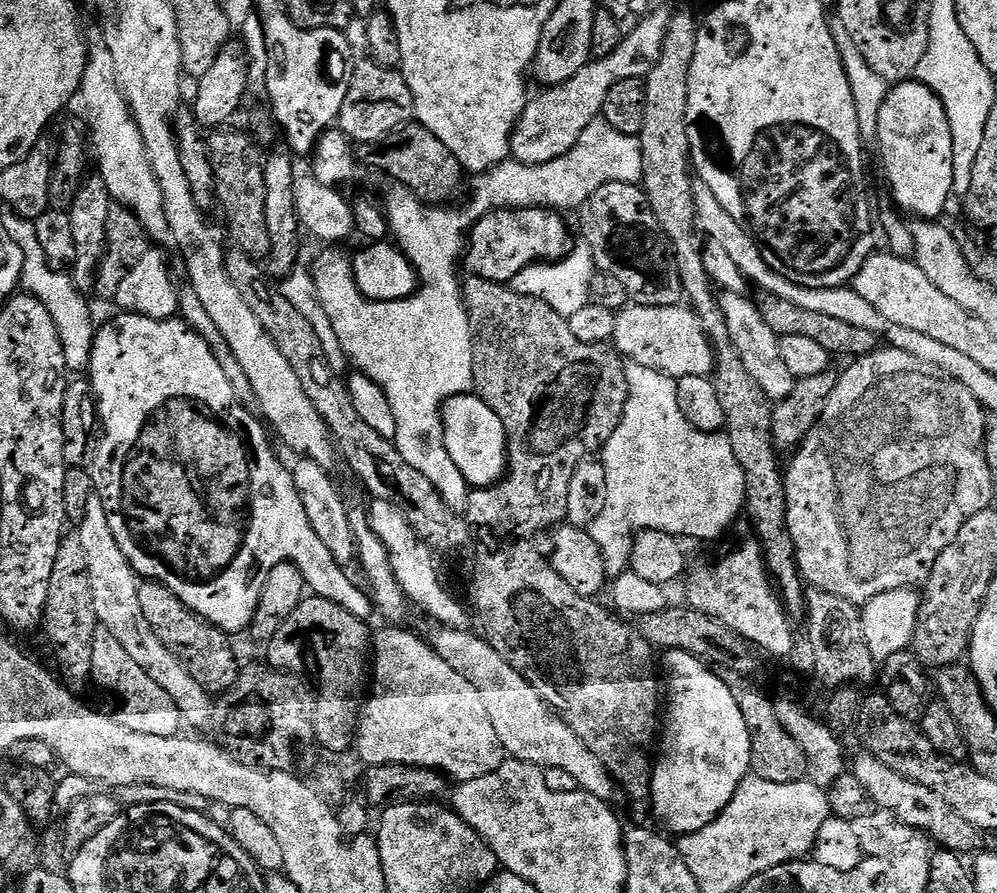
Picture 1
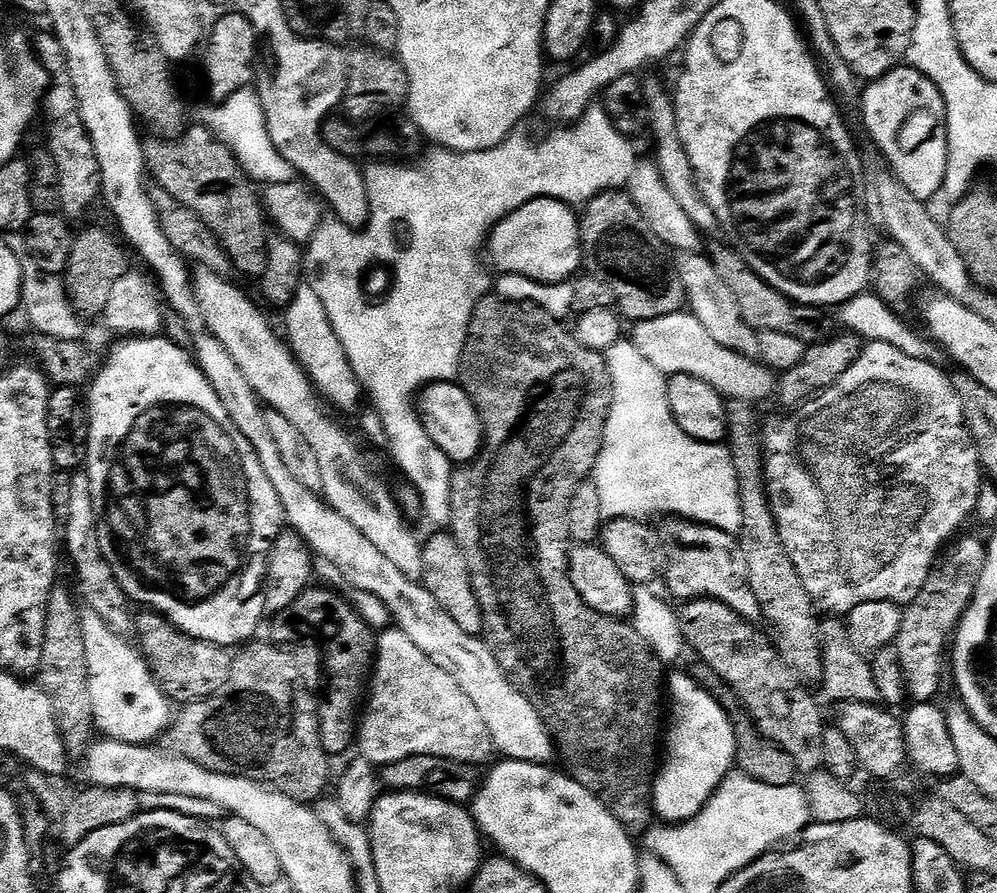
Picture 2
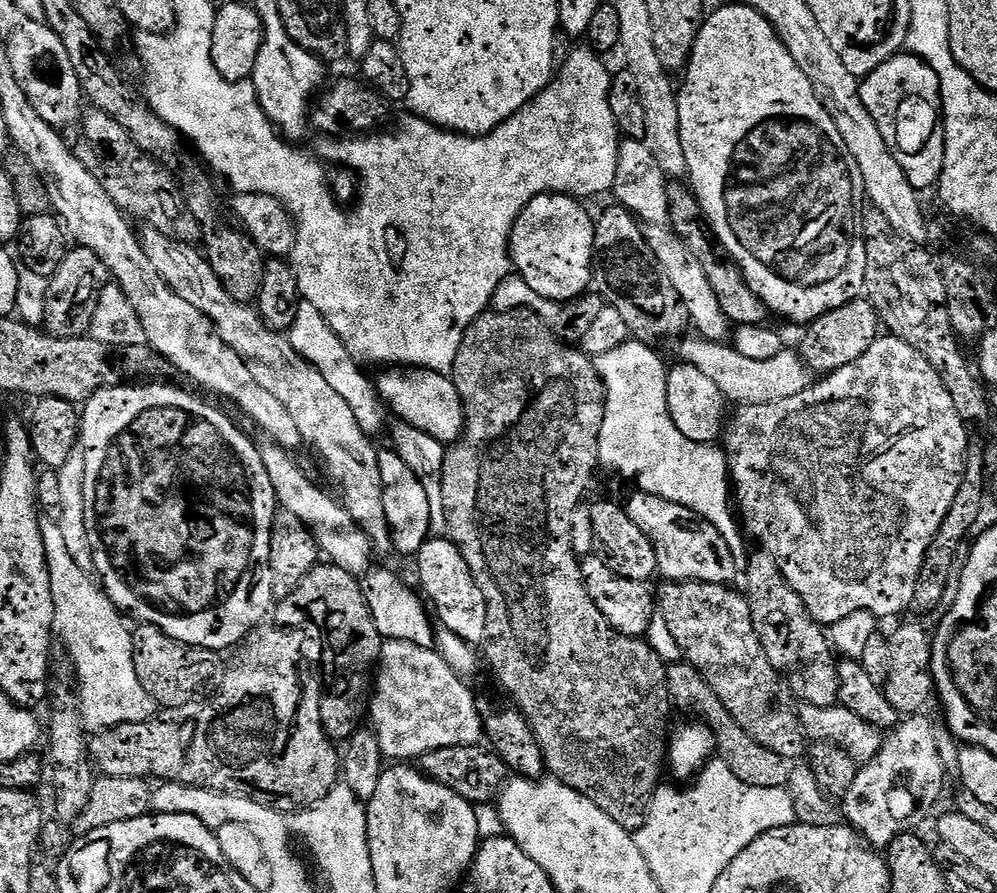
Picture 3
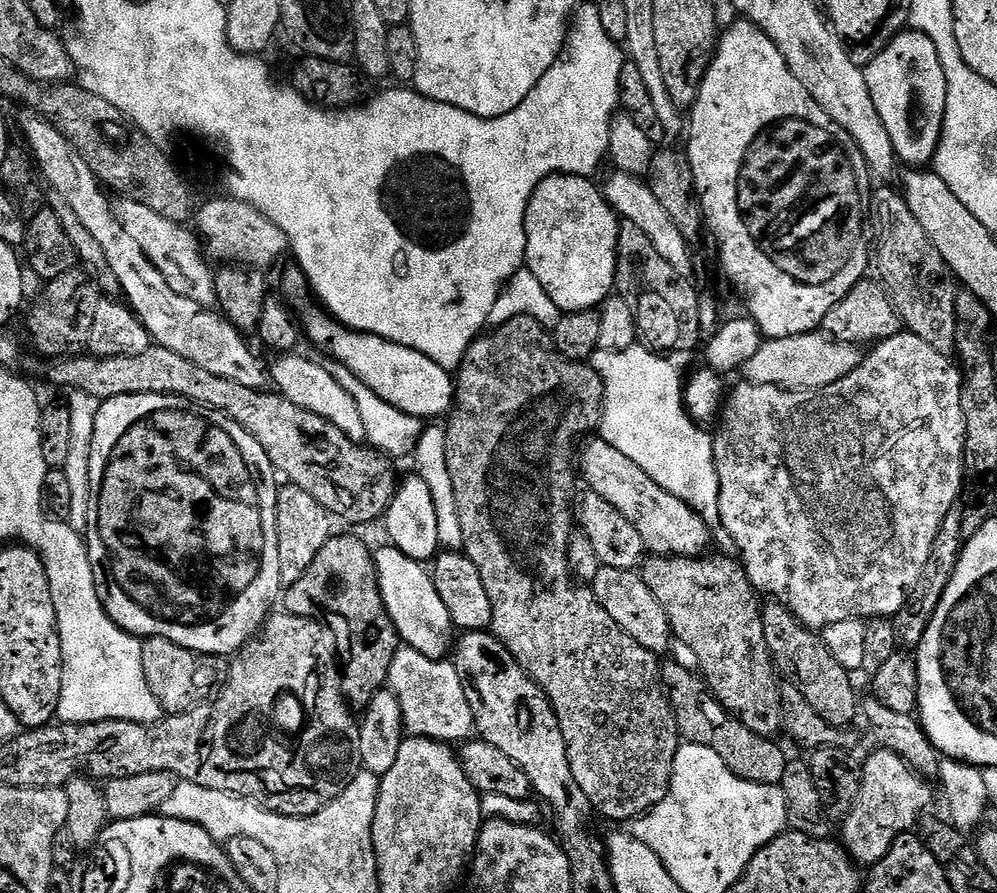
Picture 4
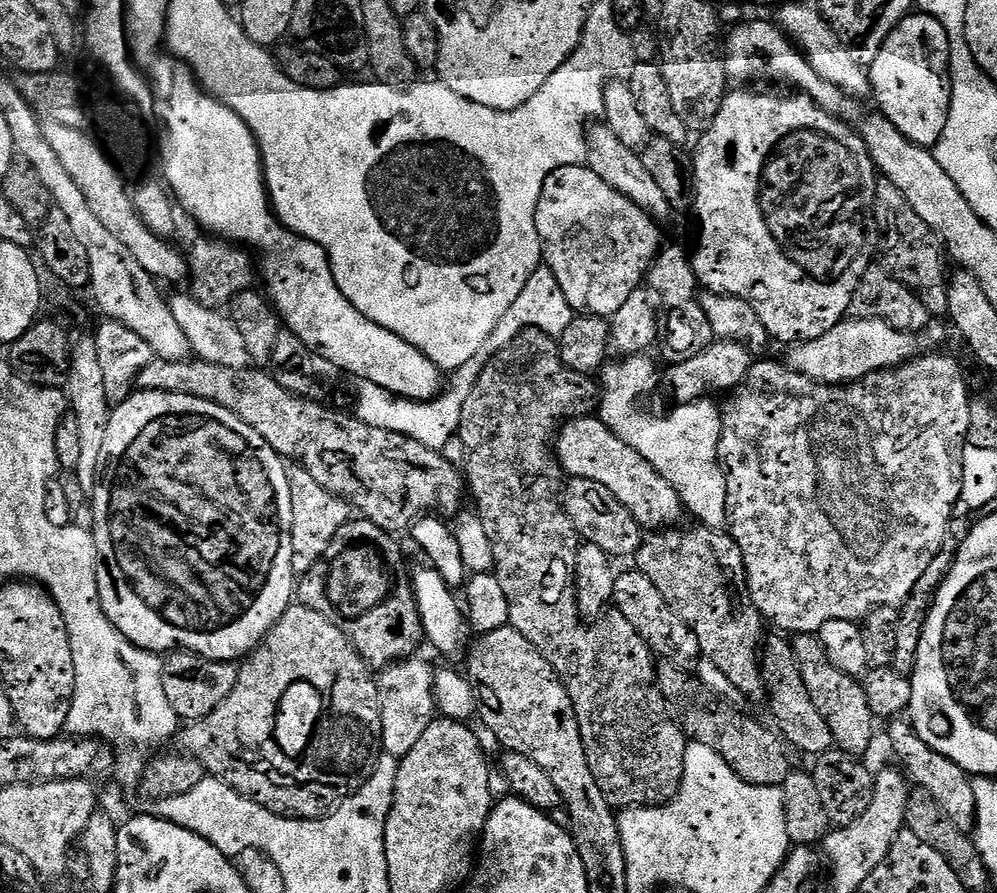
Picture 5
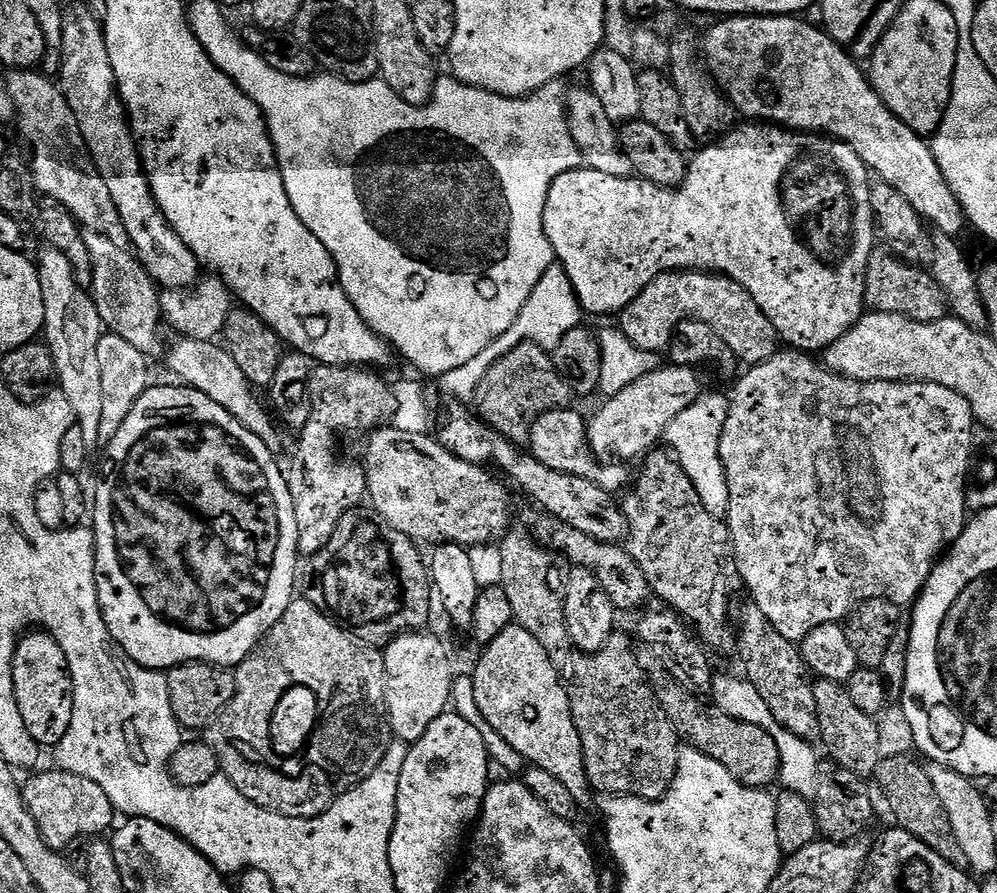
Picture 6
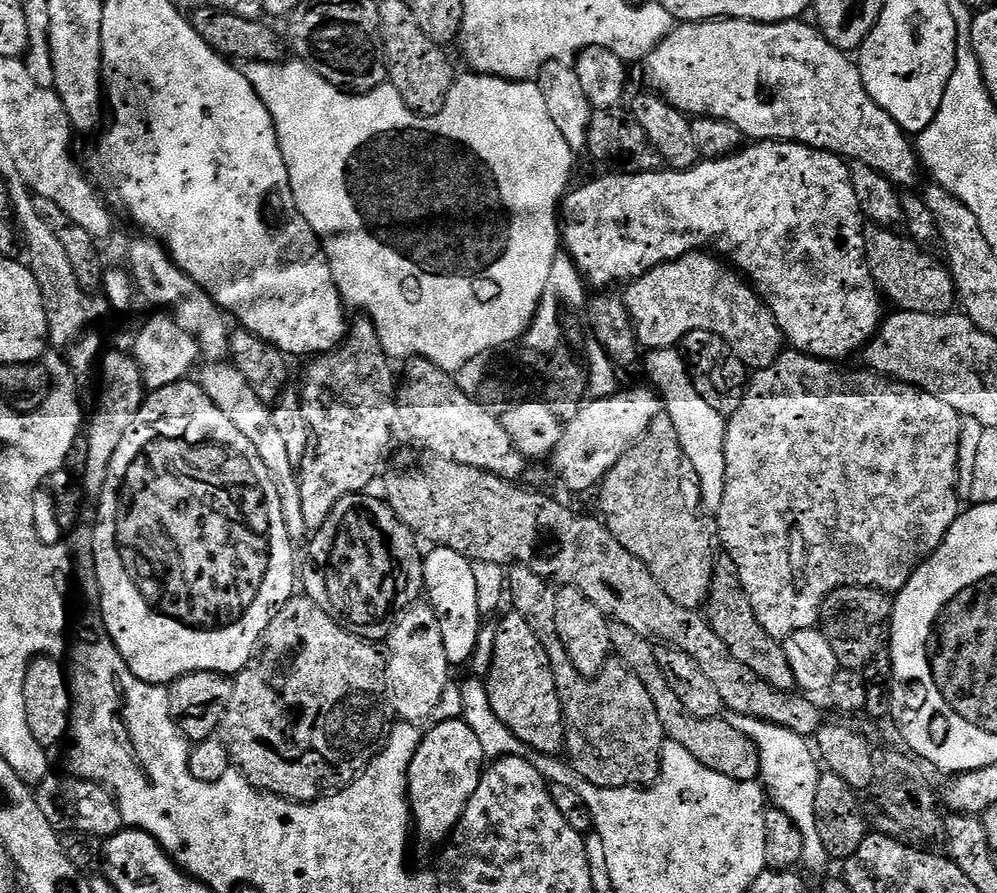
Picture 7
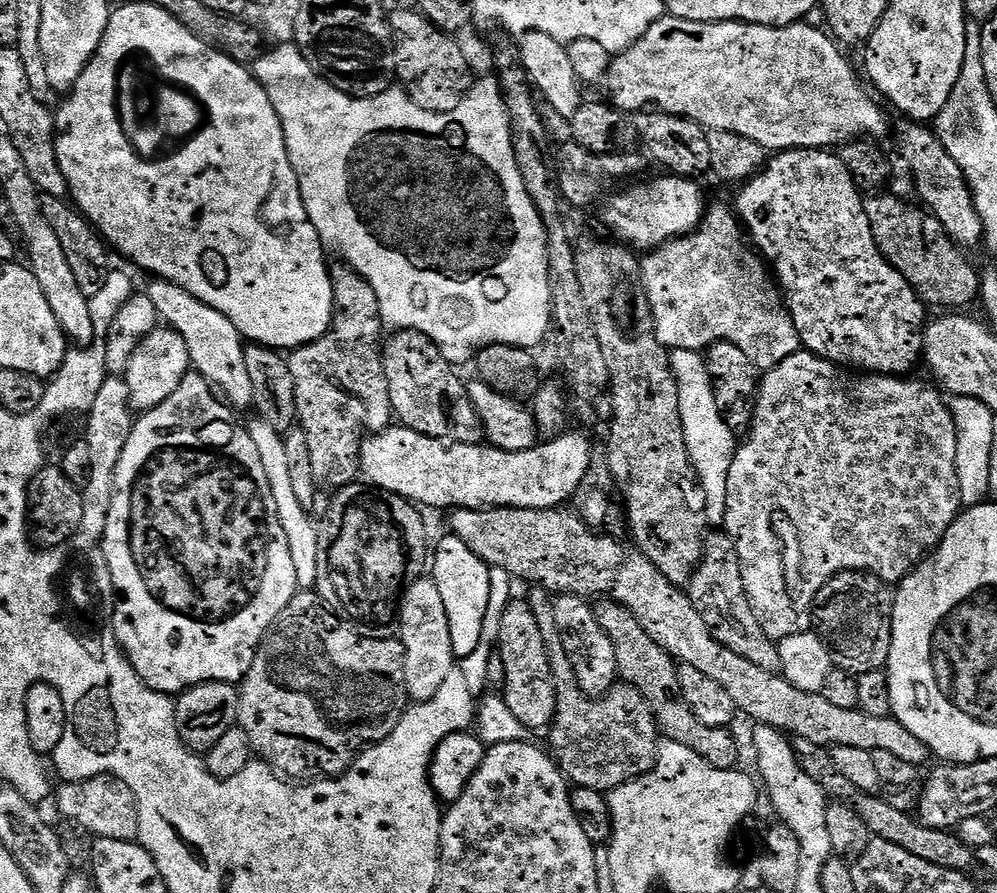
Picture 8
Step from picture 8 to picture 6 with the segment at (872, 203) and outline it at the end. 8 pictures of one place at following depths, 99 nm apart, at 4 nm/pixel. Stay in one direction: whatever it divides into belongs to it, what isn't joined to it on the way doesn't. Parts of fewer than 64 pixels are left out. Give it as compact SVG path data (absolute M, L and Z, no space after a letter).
M887 250L873 251L864 275L864 302L871 311L902 314L918 322L938 322L949 315L938 282L923 267L908 263Z

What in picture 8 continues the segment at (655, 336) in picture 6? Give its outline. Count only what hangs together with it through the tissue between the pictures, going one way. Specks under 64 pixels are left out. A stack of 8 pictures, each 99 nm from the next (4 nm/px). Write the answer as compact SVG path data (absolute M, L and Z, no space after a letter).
M711 205L694 231L679 240L668 240L645 256L640 260L640 277L654 318L654 334L664 348L703 353L725 340L738 346L757 370L778 366L801 351L800 335L773 273L746 239L745 229L729 205Z

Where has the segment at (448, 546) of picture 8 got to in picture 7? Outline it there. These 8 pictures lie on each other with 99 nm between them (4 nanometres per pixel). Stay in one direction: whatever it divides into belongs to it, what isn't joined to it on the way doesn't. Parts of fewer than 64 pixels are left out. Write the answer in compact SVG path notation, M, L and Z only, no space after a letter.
M433 547L425 555L424 585L426 596L438 614L449 665L469 663L474 655L484 617L479 611L478 588L473 563L449 547Z

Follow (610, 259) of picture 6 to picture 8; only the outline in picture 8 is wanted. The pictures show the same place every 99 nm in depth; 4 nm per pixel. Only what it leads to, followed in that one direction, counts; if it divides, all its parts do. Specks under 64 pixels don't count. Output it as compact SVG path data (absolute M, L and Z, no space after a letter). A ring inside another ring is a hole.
M792 148L788 152L777 152L760 169L760 173L747 181L737 192L740 193L736 196L734 211L741 225L746 229L747 239L751 241L757 253L763 257L774 273L774 279L783 295L784 303L788 305L788 313L791 314L794 326L800 335L801 345L807 351L821 356L823 360L831 360L837 366L847 366L849 369L859 370L864 374L907 377L911 373L908 371L916 363L919 365L922 360L926 305L912 289L910 282L906 282L906 278L902 278L902 274L898 274L898 270L894 270L894 266L890 266L890 262L880 252L880 247L876 244L872 233L870 218L864 209L864 196L855 178L848 173L844 163L840 161L839 155L818 148ZM671 174L660 175L664 176L649 184L636 184L625 192L617 191L603 205L605 226L613 232L611 235L619 243L633 250L651 250L668 240L679 240L681 236L694 231L704 219L704 192L696 185L699 183L695 179Z

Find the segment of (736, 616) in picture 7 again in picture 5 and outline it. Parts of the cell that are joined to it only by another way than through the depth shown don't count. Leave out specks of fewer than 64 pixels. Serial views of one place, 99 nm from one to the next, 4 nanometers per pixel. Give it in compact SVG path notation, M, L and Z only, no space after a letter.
M772 635L776 636L770 638L768 636L762 644L762 671L766 701L768 700L768 708L772 711L773 721L771 720L771 723L785 745L791 746L793 749L796 747L798 751L810 756L809 758L817 758L834 748L830 726L827 725L826 719L818 714L817 707L810 700L809 691L802 682L791 643L783 635Z

